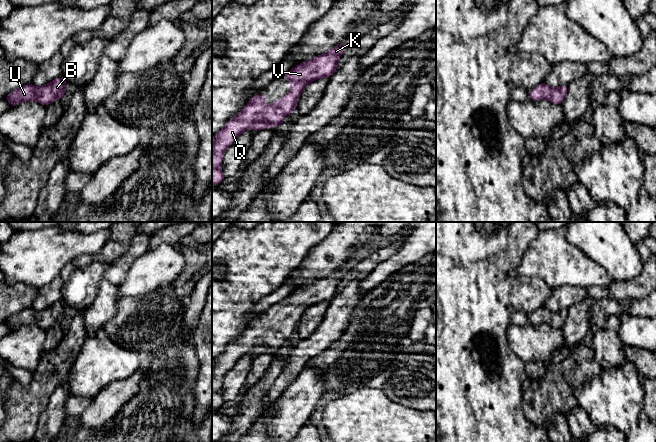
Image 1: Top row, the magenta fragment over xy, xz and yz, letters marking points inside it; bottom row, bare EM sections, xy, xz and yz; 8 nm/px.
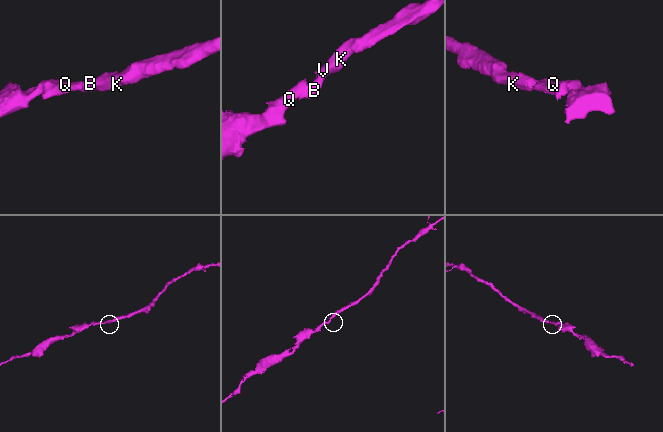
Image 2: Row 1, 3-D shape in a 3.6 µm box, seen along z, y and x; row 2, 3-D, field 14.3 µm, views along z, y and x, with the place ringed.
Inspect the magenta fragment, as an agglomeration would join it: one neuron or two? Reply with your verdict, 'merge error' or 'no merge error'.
no merge error

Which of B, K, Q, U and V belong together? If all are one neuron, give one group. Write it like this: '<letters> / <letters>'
B K Q U V

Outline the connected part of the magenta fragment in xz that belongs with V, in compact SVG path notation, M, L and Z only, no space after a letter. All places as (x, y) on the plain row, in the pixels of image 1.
M357 258L346 268L340 268L324 278L318 279L313 283L296 289L282 303L291 305L291 314L285 320L281 321L270 330L265 328L266 321L262 318L252 321L241 336L230 343L222 354L215 357L215 364L212 366L212 409L216 410L223 406L225 403L222 395L221 388L225 375L227 372L246 354L252 353L254 355L266 353L272 350L281 351L283 343L286 339L295 335L296 327L303 313L312 305L324 301L331 301L338 291L338 283L343 278L346 271L357 261Z

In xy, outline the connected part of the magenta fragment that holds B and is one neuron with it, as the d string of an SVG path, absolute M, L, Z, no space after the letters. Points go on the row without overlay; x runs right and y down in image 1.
M56 302L41 311L27 308L9 317L4 321L11 331L25 325L36 324L38 327L47 330L53 325L60 324L66 315L67 306L64 302Z

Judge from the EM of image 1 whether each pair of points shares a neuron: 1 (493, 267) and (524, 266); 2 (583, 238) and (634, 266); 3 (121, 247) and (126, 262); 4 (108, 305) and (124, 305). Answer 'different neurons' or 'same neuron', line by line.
1: different neurons
2: same neuron
3: different neurons
4: different neurons

